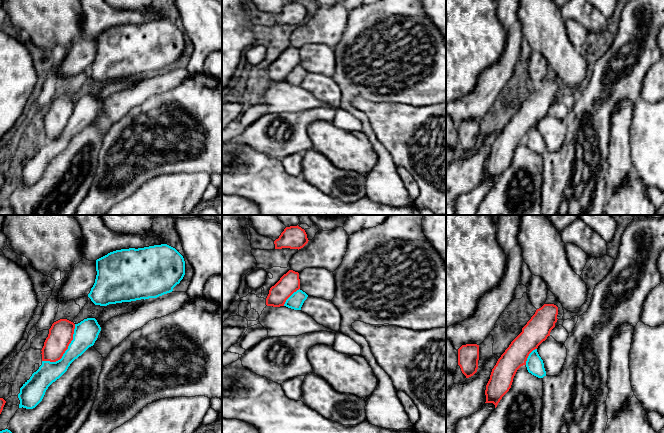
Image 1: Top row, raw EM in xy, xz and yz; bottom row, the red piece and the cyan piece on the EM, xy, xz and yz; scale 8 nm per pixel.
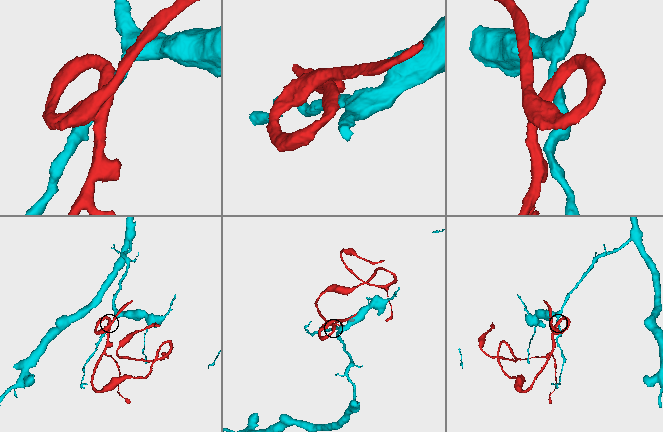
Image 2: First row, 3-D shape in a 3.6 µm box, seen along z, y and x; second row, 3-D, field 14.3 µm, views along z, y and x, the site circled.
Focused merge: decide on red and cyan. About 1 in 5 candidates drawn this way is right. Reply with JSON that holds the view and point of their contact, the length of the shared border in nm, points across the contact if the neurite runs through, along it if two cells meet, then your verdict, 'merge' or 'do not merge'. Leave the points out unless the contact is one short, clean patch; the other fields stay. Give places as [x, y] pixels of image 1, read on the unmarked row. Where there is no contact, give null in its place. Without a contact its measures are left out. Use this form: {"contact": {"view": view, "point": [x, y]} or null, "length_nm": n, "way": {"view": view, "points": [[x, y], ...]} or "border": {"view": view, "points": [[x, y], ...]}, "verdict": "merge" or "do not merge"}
{"contact": {"view": "xy", "point": [66, 125]}, "length_nm": 400, "verdict": "do not merge"}

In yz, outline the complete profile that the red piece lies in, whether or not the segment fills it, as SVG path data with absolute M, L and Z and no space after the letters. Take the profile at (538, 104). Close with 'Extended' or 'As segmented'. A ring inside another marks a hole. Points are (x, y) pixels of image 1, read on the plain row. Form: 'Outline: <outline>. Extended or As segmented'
Outline: M544 80L522 104L522 108L511 118L492 145L486 161L485 179L493 179L495 184L511 164L517 146L526 141L529 130L550 112L557 98L558 83Z. As segmented

